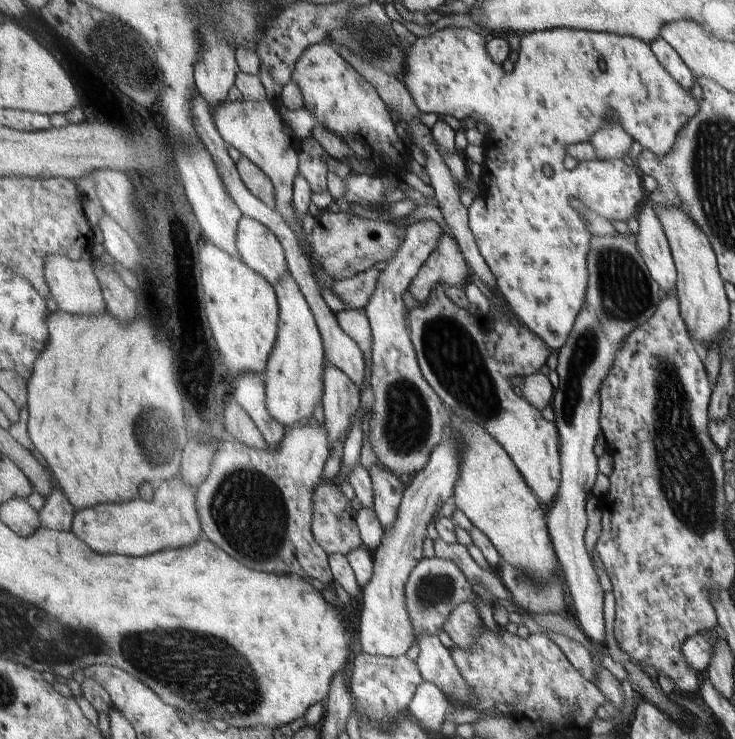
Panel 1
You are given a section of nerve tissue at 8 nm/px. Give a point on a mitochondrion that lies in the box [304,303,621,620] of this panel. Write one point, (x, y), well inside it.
(450, 348)

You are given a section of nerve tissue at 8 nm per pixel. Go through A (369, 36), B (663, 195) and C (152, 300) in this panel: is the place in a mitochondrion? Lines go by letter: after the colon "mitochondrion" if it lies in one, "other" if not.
A: mitochondrion
B: other
C: other

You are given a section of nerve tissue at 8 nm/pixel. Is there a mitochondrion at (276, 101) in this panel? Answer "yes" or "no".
no

